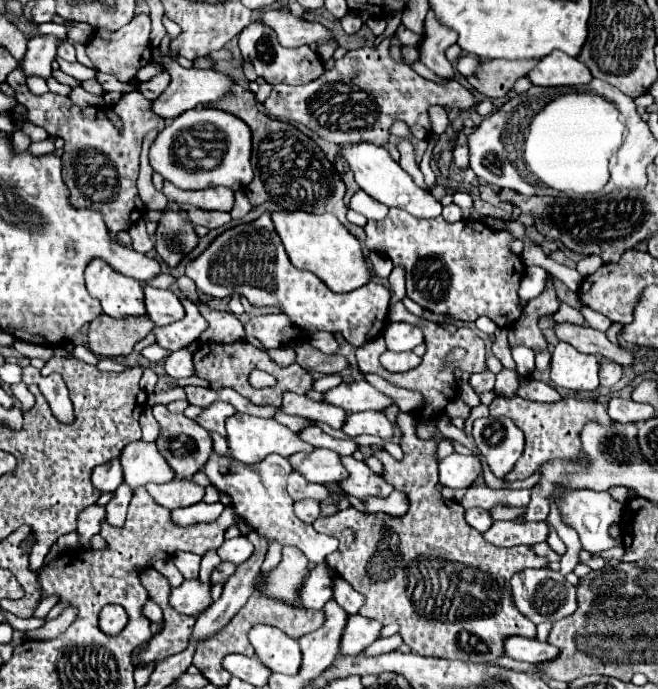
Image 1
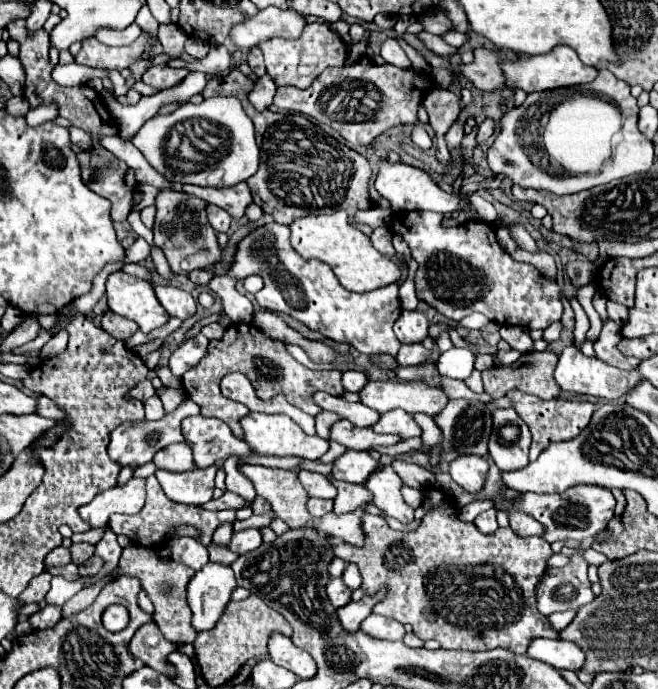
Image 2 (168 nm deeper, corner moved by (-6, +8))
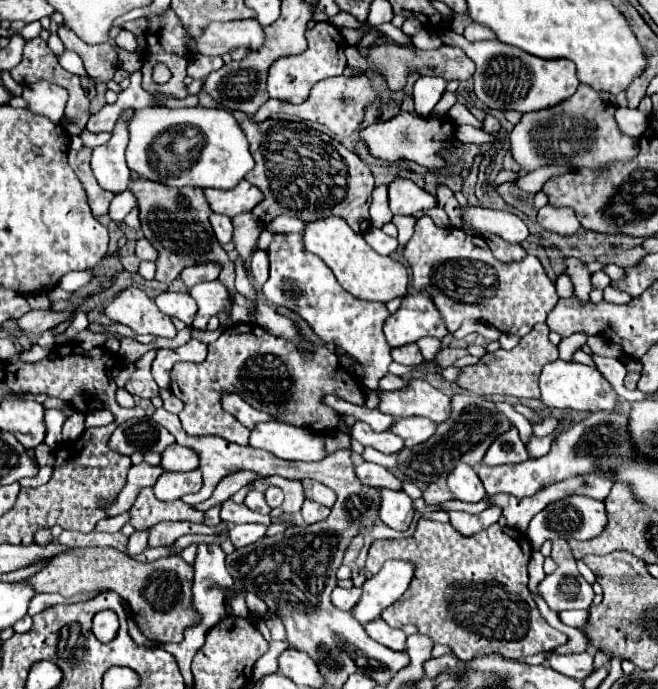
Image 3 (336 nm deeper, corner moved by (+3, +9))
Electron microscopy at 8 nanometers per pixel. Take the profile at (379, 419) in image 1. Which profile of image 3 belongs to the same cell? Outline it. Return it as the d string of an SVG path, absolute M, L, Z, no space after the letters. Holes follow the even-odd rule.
M408 416L408 418L398 418L392 426L390 432L398 434L406 448L412 448L416 444L422 444L428 440L428 436L434 434L434 422L418 416Z

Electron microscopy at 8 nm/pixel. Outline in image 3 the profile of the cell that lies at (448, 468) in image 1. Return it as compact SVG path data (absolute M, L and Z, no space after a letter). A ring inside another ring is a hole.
M458 464L448 474L448 488L452 490L454 498L462 502L480 502L486 496L486 490L482 486L482 480L468 464Z

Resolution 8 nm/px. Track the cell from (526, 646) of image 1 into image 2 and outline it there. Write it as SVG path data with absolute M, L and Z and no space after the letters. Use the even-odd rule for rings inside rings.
M533 639L527 649L527 657L543 661L555 669L579 671L585 661L585 653L571 641L563 639Z

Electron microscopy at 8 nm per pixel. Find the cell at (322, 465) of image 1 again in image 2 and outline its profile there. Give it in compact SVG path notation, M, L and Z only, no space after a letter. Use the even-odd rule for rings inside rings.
M345 451L339 459L333 461L333 477L349 483L363 485L375 469L381 469L381 463L375 461L367 451Z

